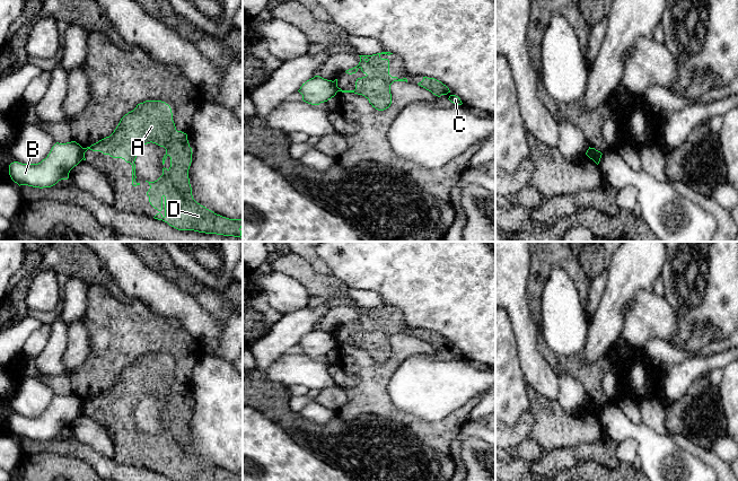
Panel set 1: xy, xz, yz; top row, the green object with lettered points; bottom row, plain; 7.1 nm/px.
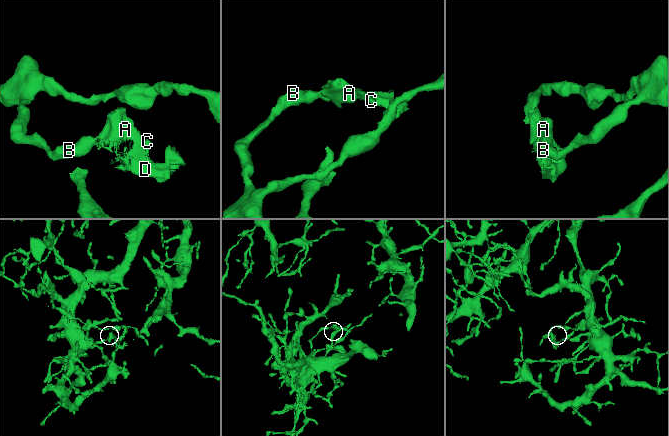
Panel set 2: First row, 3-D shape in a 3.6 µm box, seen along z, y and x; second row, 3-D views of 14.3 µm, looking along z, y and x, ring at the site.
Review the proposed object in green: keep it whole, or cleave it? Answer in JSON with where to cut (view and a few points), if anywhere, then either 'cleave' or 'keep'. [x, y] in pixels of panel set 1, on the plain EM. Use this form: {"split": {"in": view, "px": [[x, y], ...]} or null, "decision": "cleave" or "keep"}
{"split": {"in": "xy", "px": [[82, 401], [84, 411]]}, "decision": "cleave"}

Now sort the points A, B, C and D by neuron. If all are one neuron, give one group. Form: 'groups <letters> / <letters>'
groups A C D / B

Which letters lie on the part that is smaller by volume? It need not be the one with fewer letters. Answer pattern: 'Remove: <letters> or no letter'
Remove: A, C, D

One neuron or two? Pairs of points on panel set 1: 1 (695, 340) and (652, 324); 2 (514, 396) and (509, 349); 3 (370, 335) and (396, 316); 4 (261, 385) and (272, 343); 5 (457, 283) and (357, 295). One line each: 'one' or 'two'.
1: two
2: one
3: one
4: two
5: two

